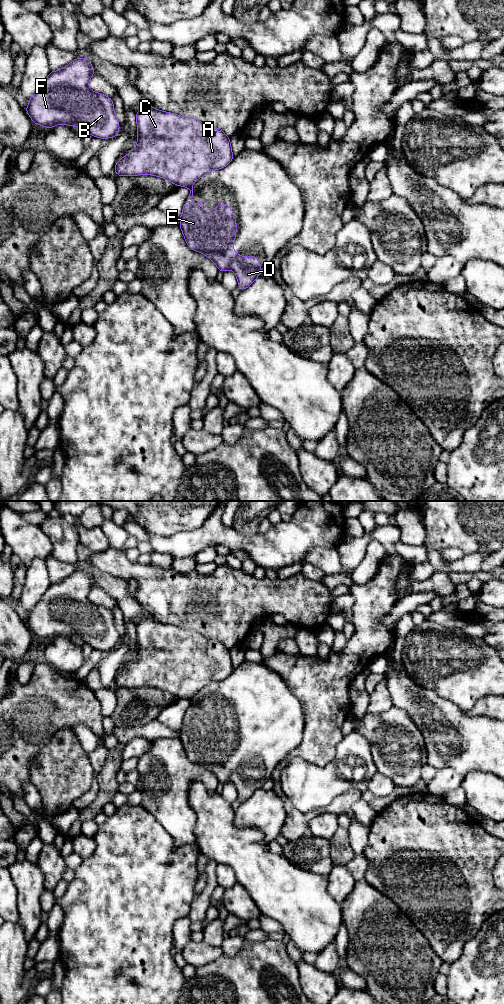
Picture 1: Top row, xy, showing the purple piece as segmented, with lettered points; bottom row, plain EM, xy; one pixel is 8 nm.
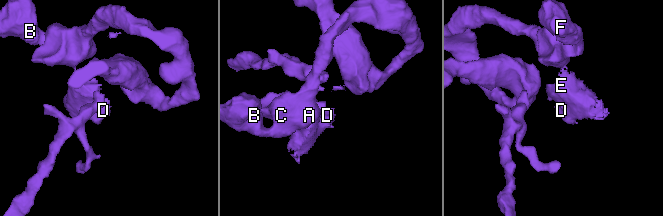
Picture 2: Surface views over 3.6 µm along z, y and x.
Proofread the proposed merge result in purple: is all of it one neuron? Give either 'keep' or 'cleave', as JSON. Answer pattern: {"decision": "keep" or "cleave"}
{"decision": "cleave"}

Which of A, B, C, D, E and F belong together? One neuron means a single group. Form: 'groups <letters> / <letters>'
groups A B C F / D E

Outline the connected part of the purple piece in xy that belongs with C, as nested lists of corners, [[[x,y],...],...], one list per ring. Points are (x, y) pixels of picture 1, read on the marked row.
[[[149,104],[136,112],[137,146],[116,162],[118,176],[154,175],[177,186],[189,187],[212,170],[222,169],[234,158],[230,138],[219,128],[157,110]]]

